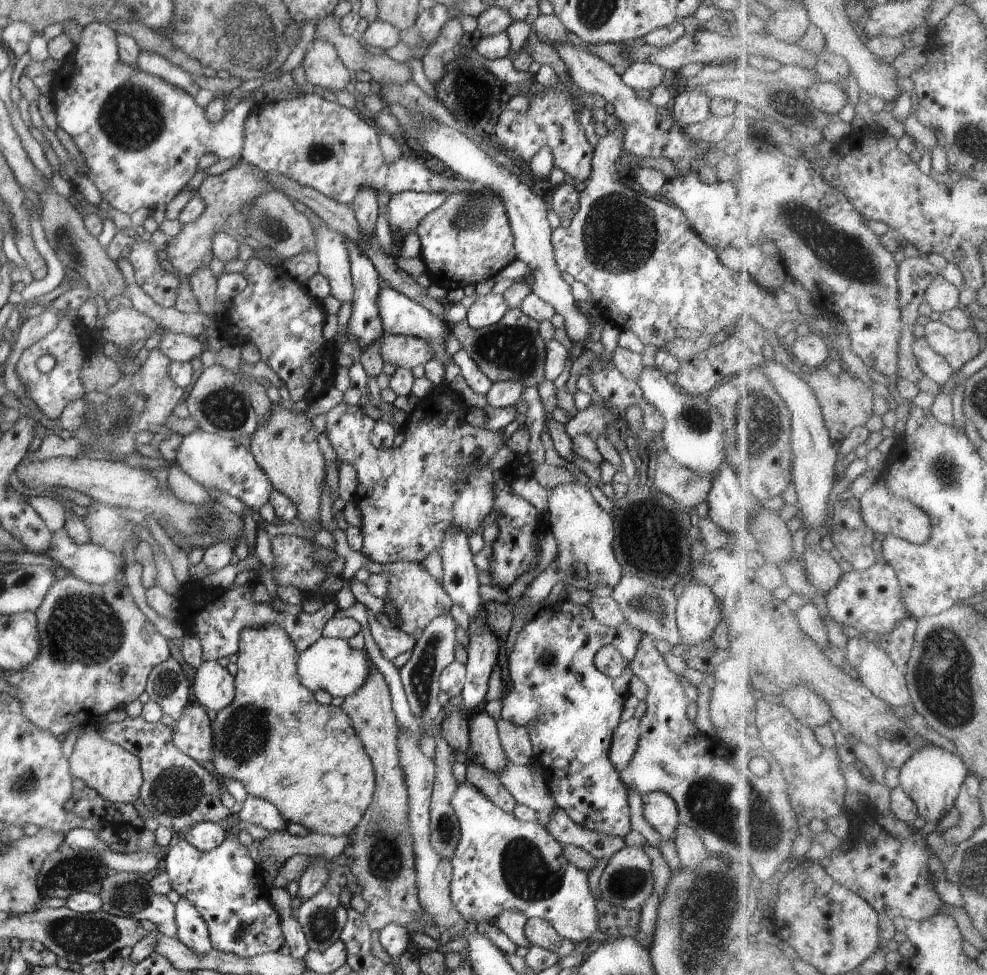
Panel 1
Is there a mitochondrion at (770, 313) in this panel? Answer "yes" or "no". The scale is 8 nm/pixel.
no

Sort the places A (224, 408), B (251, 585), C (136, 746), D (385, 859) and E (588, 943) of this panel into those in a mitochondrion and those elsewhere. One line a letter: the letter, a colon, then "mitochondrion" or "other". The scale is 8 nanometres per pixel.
A: mitochondrion
B: other
C: other
D: mitochondrion
E: other

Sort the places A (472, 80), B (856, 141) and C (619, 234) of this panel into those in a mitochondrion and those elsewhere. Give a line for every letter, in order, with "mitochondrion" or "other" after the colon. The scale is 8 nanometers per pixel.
A: other
B: other
C: mitochondrion

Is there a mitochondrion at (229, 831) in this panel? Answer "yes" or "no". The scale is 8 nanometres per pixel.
no

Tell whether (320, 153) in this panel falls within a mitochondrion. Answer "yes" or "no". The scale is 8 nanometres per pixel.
yes

